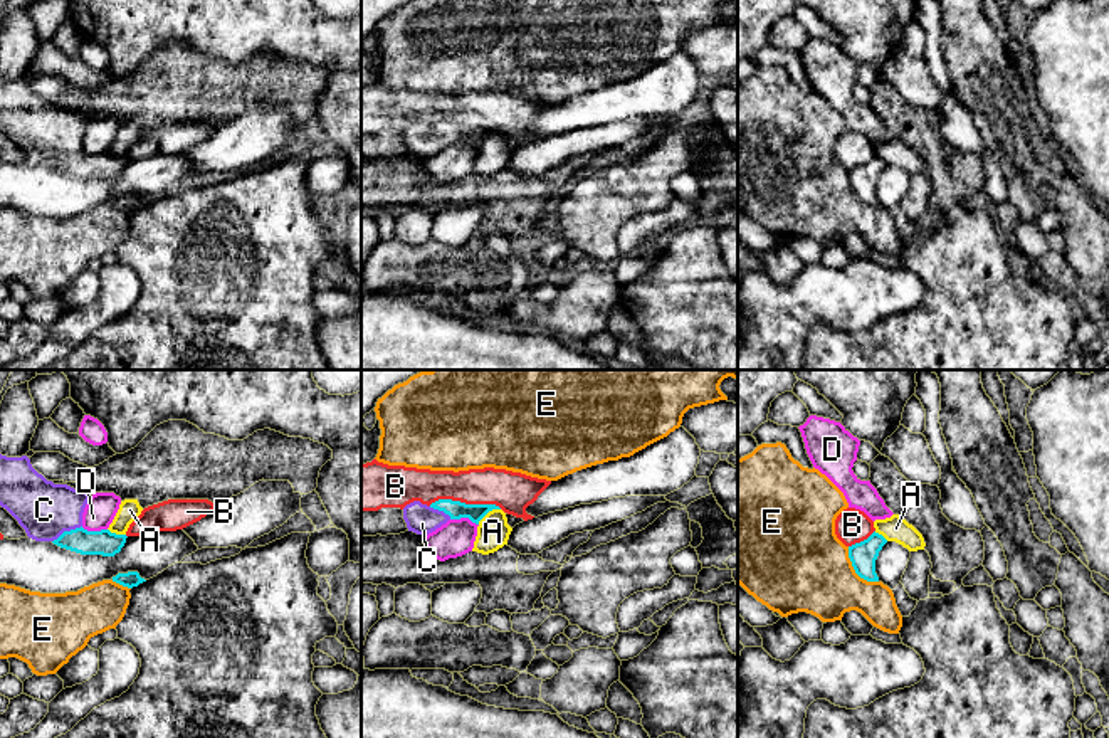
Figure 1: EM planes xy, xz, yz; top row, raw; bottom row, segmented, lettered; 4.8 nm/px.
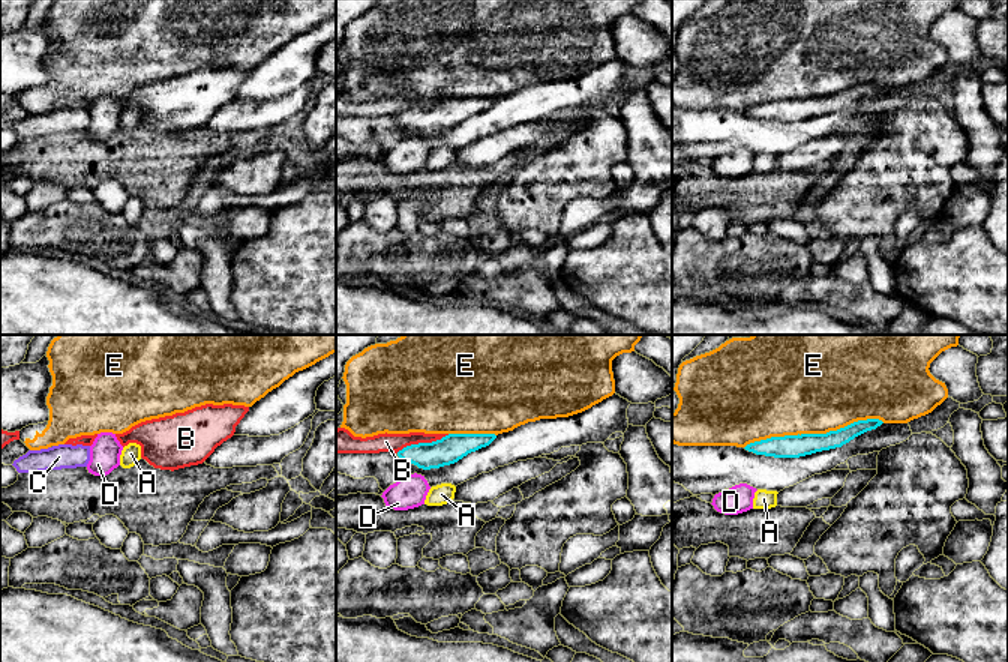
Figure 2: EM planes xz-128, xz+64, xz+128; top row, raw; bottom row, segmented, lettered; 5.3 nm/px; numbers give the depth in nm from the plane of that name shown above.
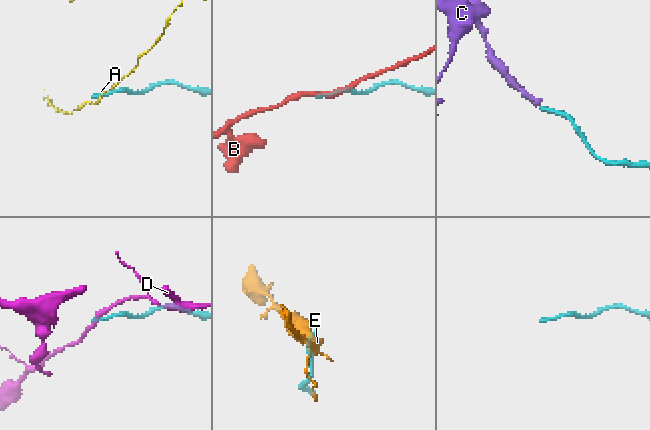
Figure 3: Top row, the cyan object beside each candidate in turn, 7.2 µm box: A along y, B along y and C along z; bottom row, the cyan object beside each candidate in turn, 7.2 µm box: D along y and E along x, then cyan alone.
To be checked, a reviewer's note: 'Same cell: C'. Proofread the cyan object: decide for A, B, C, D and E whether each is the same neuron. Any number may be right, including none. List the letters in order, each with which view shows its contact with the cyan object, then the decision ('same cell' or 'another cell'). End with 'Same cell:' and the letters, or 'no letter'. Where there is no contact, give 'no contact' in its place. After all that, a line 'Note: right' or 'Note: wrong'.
A: contact in xz; another cell
B: contact in xz; another cell
C: contact in xy; same cell
D: contact in xz; another cell
E: contact in yz; another cell
Same cell: C
Note: right

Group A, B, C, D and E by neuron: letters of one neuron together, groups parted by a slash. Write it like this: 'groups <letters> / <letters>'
groups A / B / C / D / E

